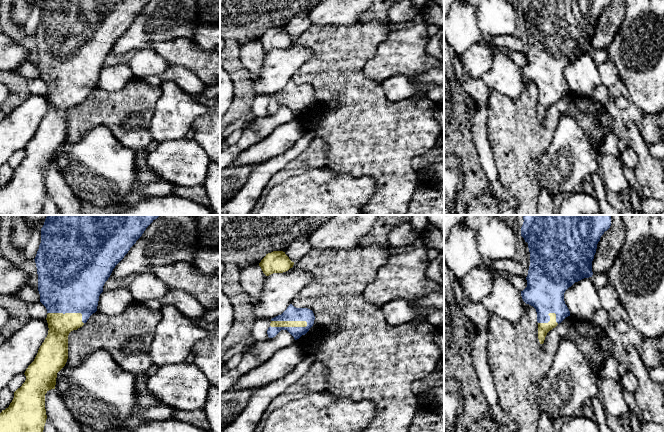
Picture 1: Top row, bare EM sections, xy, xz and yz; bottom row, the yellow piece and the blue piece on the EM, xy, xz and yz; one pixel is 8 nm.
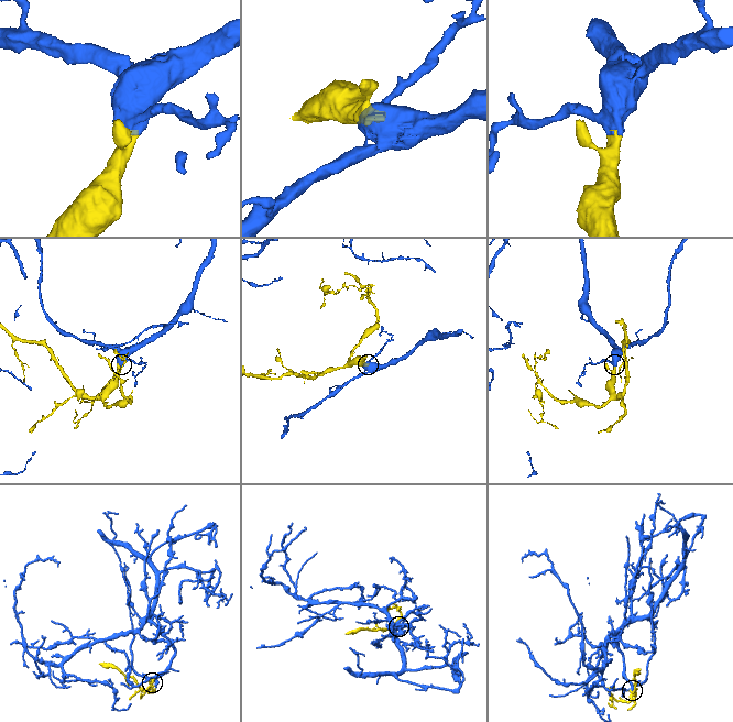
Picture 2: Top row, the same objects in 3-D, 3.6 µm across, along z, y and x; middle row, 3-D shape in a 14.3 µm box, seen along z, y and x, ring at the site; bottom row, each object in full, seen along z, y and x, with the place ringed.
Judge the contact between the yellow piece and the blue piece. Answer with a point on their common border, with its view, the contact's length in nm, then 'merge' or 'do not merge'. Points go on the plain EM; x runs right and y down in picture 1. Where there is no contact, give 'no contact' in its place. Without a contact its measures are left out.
xz (289, 102) | 300 nm | merge

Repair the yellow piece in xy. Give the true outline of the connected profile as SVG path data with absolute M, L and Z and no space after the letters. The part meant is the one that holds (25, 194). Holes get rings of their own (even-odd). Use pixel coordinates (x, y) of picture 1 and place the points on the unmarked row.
M44 0L35 33L40 78L47 85L48 111L34 137L25 147L26 156L14 168L9 183L0 189L0 215L41 215L47 191L45 170L55 165L57 149L68 135L68 111L82 103L97 87L103 62L115 42L150 0Z

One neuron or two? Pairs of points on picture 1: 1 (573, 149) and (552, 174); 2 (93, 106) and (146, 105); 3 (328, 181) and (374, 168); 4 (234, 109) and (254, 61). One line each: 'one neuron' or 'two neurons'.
1: one neuron
2: one neuron
3: two neurons
4: two neurons

